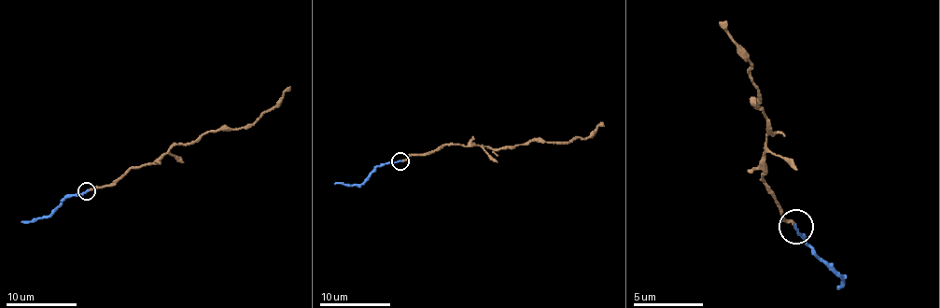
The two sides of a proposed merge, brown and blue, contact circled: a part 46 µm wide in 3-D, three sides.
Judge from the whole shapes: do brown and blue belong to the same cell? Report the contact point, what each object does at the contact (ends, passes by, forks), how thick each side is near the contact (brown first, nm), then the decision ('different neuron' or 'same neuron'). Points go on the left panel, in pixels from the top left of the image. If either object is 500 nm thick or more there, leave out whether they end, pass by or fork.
(86, 191) | brown ends | blue ends | 150/170 nm | same neuron

